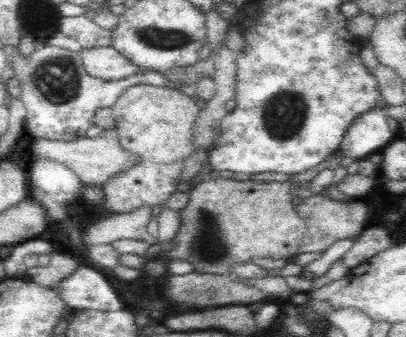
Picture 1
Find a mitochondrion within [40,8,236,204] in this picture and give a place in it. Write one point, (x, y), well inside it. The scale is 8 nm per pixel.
(153, 36)

